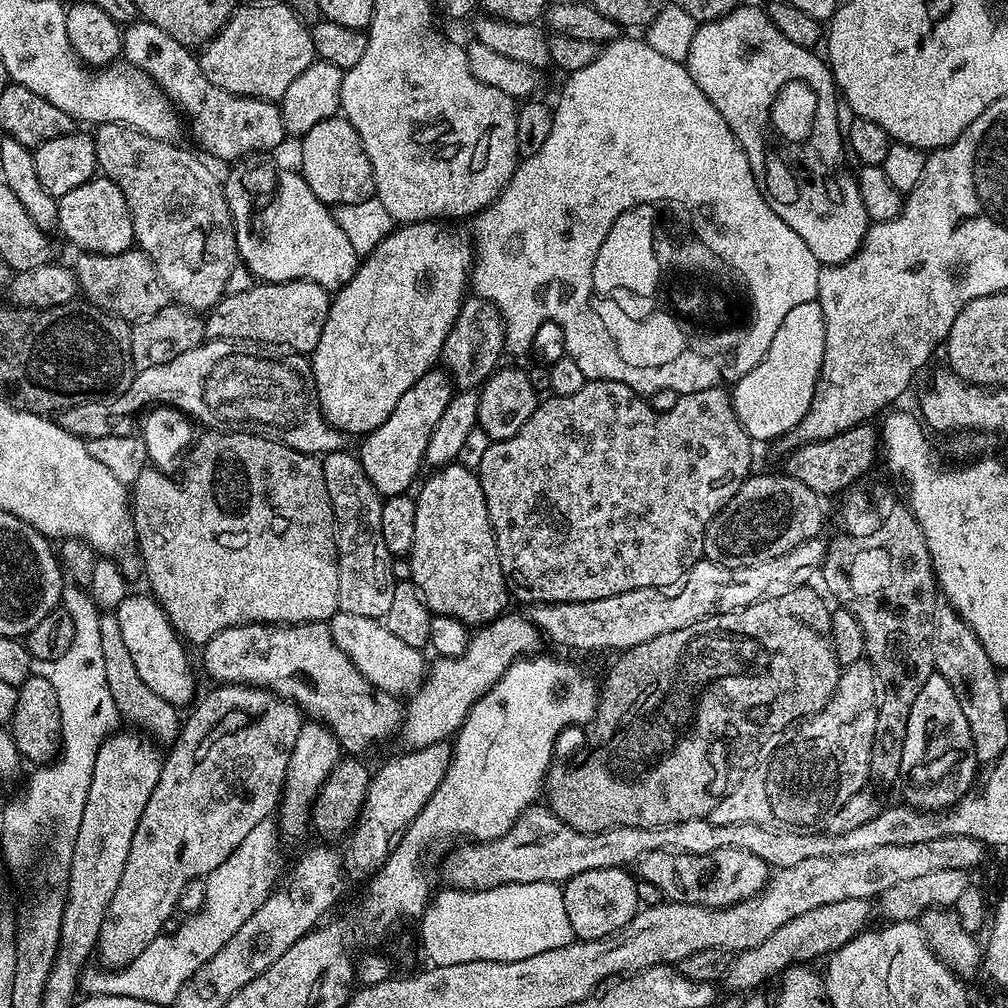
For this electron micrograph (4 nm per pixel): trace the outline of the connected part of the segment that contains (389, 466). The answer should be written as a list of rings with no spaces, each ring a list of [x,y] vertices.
[[[434,367],[398,398],[398,406],[394,406],[390,418],[386,418],[382,426],[363,437],[361,444],[364,445],[358,449],[360,465],[381,497],[403,496],[412,483],[417,483],[416,475],[425,465],[426,442],[430,442],[430,434],[434,434],[434,426],[438,426],[438,418],[442,418],[442,410],[446,410],[452,395],[454,385],[448,373],[443,367]]]

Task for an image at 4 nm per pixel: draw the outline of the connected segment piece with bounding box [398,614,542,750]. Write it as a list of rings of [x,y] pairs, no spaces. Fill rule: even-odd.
[[[501,614],[490,623],[477,627],[471,633],[464,652],[457,656],[444,656],[433,664],[431,661],[423,686],[406,700],[406,711],[398,733],[399,739],[404,739],[405,749],[425,748],[455,737],[474,702],[478,702],[478,698],[482,698],[482,694],[486,694],[486,690],[506,674],[509,666],[515,660],[541,651],[542,637],[531,619],[527,615],[508,615]]]

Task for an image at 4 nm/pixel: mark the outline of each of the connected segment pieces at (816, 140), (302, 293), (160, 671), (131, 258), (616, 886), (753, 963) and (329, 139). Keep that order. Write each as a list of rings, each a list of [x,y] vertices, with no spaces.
[[[741,6],[717,20],[705,20],[697,27],[694,42],[690,42],[690,54],[686,67],[690,78],[694,78],[694,82],[698,82],[698,90],[702,90],[702,94],[706,94],[706,98],[710,98],[714,110],[718,110],[718,114],[722,114],[722,118],[726,118],[734,138],[738,138],[742,150],[746,150],[750,170],[754,174],[761,192],[768,200],[770,210],[774,210],[774,214],[778,214],[778,218],[782,218],[782,222],[786,222],[786,226],[790,226],[790,230],[794,230],[794,234],[798,234],[798,238],[802,238],[802,242],[806,242],[806,246],[810,246],[810,254],[814,254],[814,258],[818,258],[821,265],[827,266],[846,262],[860,249],[860,244],[864,241],[865,234],[868,233],[870,221],[866,214],[866,206],[862,206],[862,194],[858,194],[853,169],[848,168],[845,160],[846,140],[838,130],[838,110],[836,109],[838,89],[835,80],[832,79],[832,69],[821,57],[819,60],[816,55],[817,53],[813,49],[803,48],[797,46],[795,42],[790,42],[790,38],[786,38],[786,34],[782,34],[782,30],[778,30],[778,26],[774,26],[774,22],[770,22],[767,11],[763,7]]]
[[[287,280],[285,284],[253,283],[252,287],[242,290],[242,294],[225,295],[207,313],[204,321],[204,334],[209,340],[235,340],[257,346],[287,346],[297,354],[310,354],[322,338],[322,326],[326,326],[329,289],[318,286],[309,280]]]
[[[129,593],[129,596],[114,609],[114,615],[118,618],[122,638],[125,639],[130,658],[133,659],[142,682],[166,702],[177,708],[183,708],[184,705],[187,707],[195,699],[196,693],[194,694],[194,678],[189,673],[185,645],[180,641],[155,597],[147,593]]]
[[[133,246],[122,254],[98,254],[97,252],[80,252],[77,255],[74,271],[76,273],[76,287],[79,295],[93,308],[101,308],[103,312],[109,312],[111,316],[118,316],[121,320],[135,322],[150,318],[150,314],[158,314],[164,305],[169,303],[170,297],[164,287],[160,276],[156,273],[156,267],[152,259],[139,248]]]
[[[599,868],[586,870],[586,874],[574,874],[574,878],[563,881],[566,918],[570,918],[575,939],[597,940],[609,936],[636,917],[641,902],[636,880],[628,877],[628,874],[622,868]]]
[[[845,898],[842,902],[826,902],[826,906],[818,906],[818,910],[806,910],[806,914],[790,918],[790,922],[786,922],[786,926],[778,926],[778,930],[774,930],[774,934],[766,938],[762,946],[735,953],[734,959],[728,965],[728,972],[724,975],[723,987],[728,987],[732,992],[748,994],[753,990],[762,989],[760,987],[767,980],[773,981],[787,968],[816,962],[812,960],[818,959],[819,956],[831,956],[873,923],[872,910],[874,914],[872,900]]]
[[[337,114],[329,120],[318,122],[318,126],[310,126],[299,144],[298,171],[304,177],[306,186],[310,186],[314,194],[318,194],[323,204],[339,206],[373,199],[376,187],[370,158],[366,158],[366,150],[362,146],[362,138],[358,138],[358,130],[354,130],[354,126],[350,126],[343,115]]]

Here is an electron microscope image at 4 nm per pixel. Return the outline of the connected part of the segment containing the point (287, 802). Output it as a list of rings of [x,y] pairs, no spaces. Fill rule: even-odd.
[[[314,719],[301,723],[294,750],[290,750],[290,766],[286,766],[284,791],[278,805],[278,816],[281,816],[278,824],[284,832],[300,832],[304,827],[309,827],[310,809],[316,800],[316,794],[330,776],[330,770],[334,770],[334,766],[341,758],[342,749],[338,738],[325,724]]]

